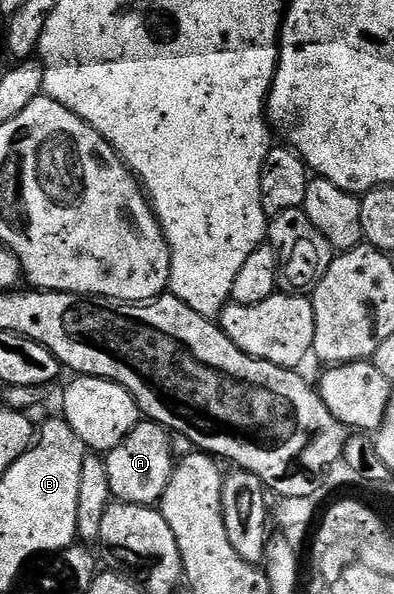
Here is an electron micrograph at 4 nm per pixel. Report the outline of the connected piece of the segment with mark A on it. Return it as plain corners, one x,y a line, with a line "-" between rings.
143,419
123,441
105,454
111,496
116,502
154,506
162,498
173,468
171,445
167,437
168,430
162,425

